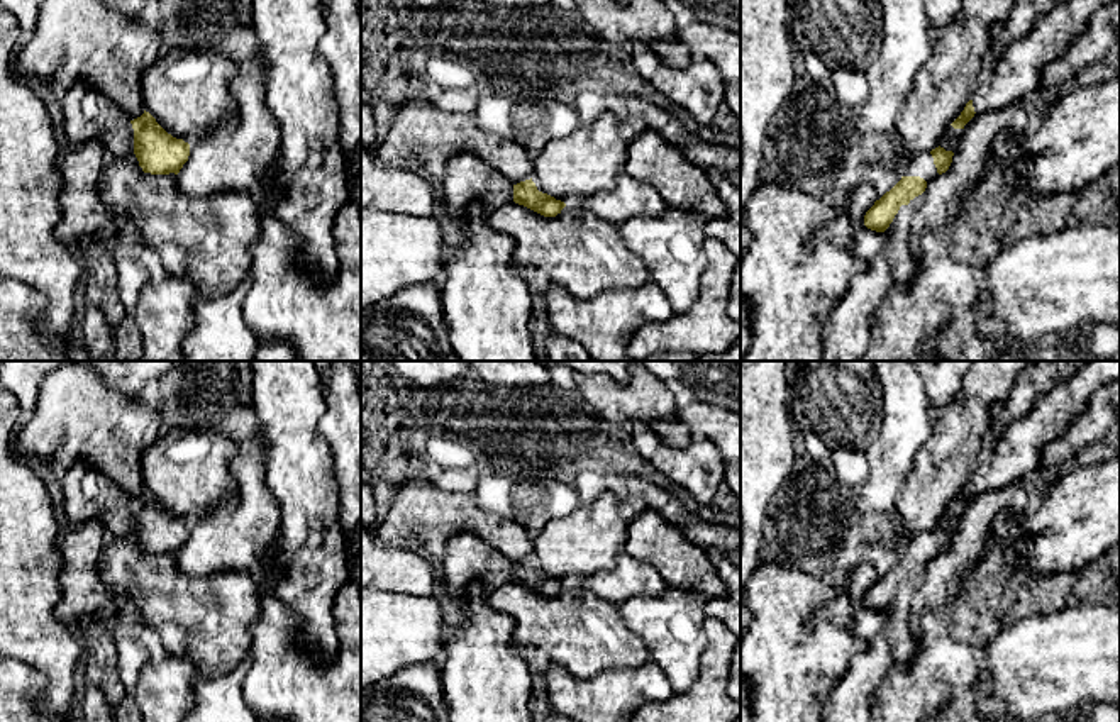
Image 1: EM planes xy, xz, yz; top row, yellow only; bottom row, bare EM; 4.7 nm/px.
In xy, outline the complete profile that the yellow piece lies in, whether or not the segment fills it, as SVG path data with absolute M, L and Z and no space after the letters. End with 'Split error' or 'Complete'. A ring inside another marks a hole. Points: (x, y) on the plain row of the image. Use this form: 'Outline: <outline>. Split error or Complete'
Outline: M86 461L69 466L61 481L64 522L78 527L97 519L114 537L134 532L144 553L178 554L190 536L190 524L168 514L144 493L130 500L107 475Z. Split error

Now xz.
Outline: M459 532L446 542L446 554L439 566L444 591L459 602L471 581L478 581L486 595L510 581L544 597L556 597L566 586L564 581L539 571L532 558L513 564L471 532Z. Split error

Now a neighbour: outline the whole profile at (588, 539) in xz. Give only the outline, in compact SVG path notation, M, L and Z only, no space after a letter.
M603 492L563 519L551 520L534 541L532 561L537 569L573 583L613 568L627 539L627 520L618 512L620 500Z

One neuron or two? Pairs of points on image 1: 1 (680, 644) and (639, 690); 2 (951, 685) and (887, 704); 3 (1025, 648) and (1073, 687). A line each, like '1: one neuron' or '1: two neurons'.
1: two neurons
2: one neuron
3: one neuron

